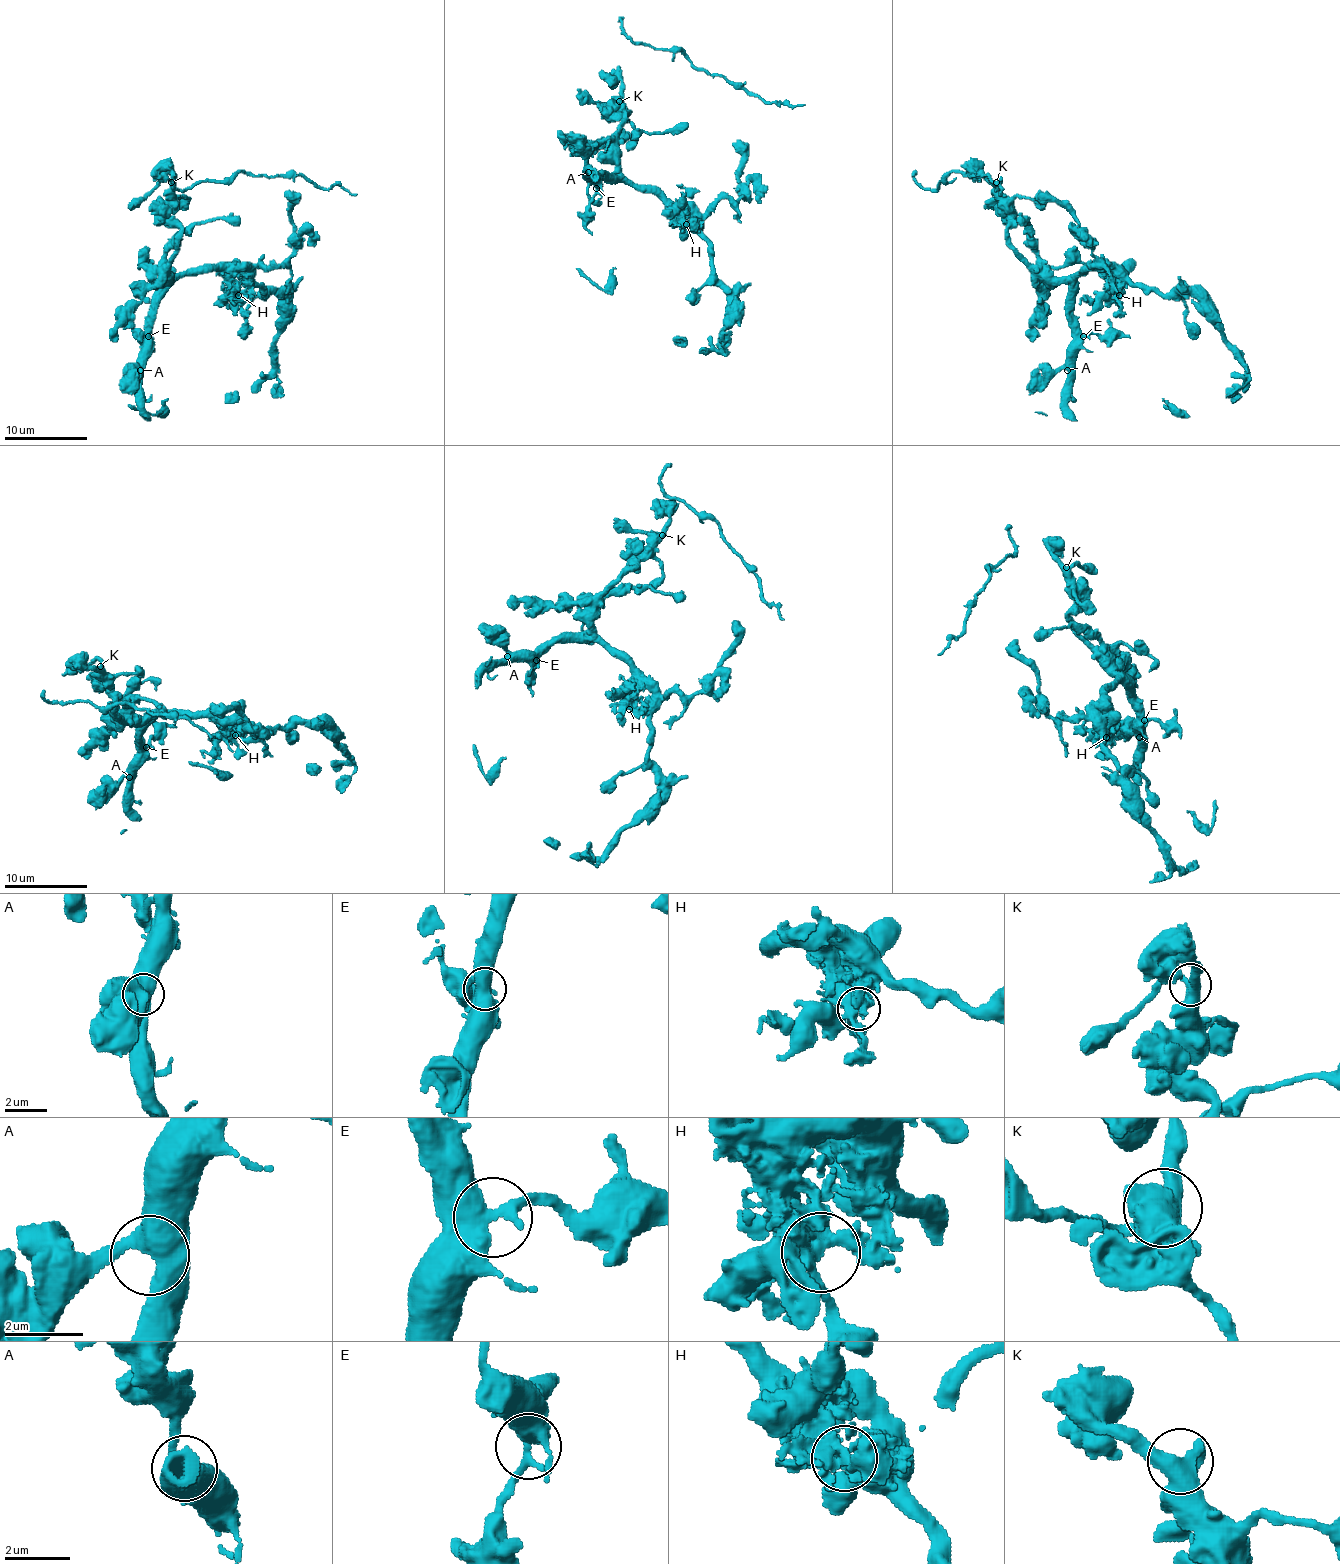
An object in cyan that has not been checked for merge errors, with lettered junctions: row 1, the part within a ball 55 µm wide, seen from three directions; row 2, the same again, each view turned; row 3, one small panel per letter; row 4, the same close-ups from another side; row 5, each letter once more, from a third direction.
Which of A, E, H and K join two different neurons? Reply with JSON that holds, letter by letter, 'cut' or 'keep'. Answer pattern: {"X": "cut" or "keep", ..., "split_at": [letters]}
{"A": "keep", "E": "keep", "H": "keep", "K": "keep", "split_at": []}

